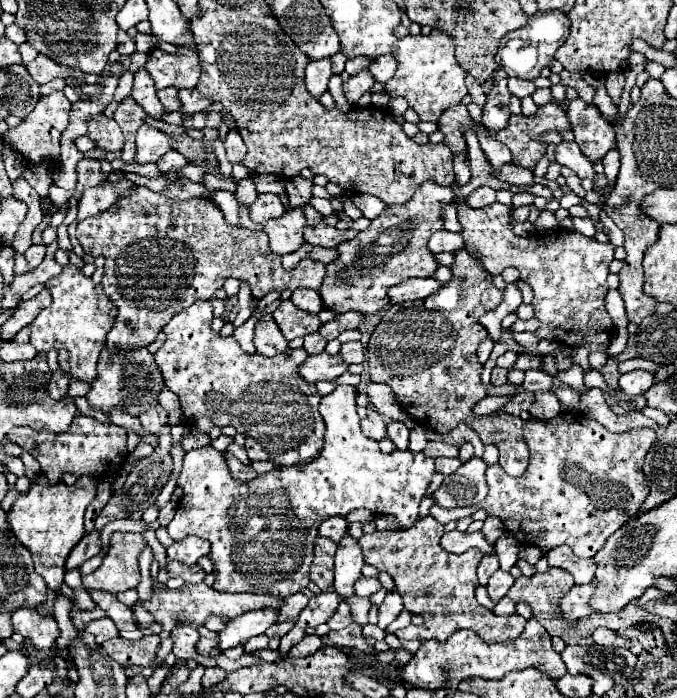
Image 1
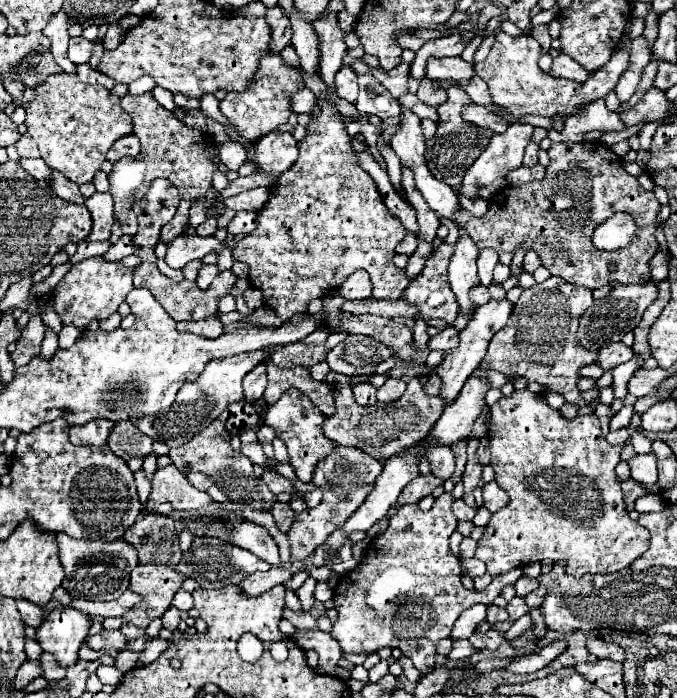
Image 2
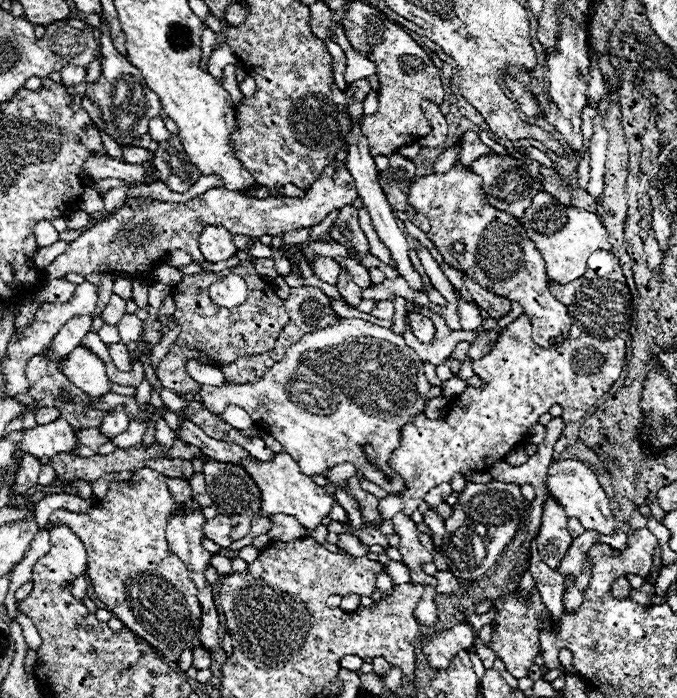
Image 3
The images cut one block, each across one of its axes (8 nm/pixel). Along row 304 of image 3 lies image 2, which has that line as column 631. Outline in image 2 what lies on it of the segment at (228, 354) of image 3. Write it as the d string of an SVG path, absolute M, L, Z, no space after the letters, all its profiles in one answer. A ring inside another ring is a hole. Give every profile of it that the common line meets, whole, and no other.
M580 142L580 144L552 144L548 150L550 164L546 168L546 176L540 181L533 181L521 186L506 186L494 198L490 200L488 212L482 218L472 216L468 210L460 208L452 214L452 220L474 240L478 250L492 248L494 252L510 252L514 254L516 248L534 250L540 256L540 262L544 268L550 270L550 274L564 278L570 284L586 286L586 288L600 288L610 282L620 284L644 284L650 280L650 260L658 250L658 242L654 238L654 220L660 210L660 202L656 200L654 192L644 190L638 180L624 172L620 156L612 152L612 148L604 146L602 142ZM616 212L626 212L634 218L634 222L640 226L640 242L630 242L626 248L606 252L598 250L592 244L592 232L598 224L606 222ZM616 262L616 272L608 270L608 264Z

